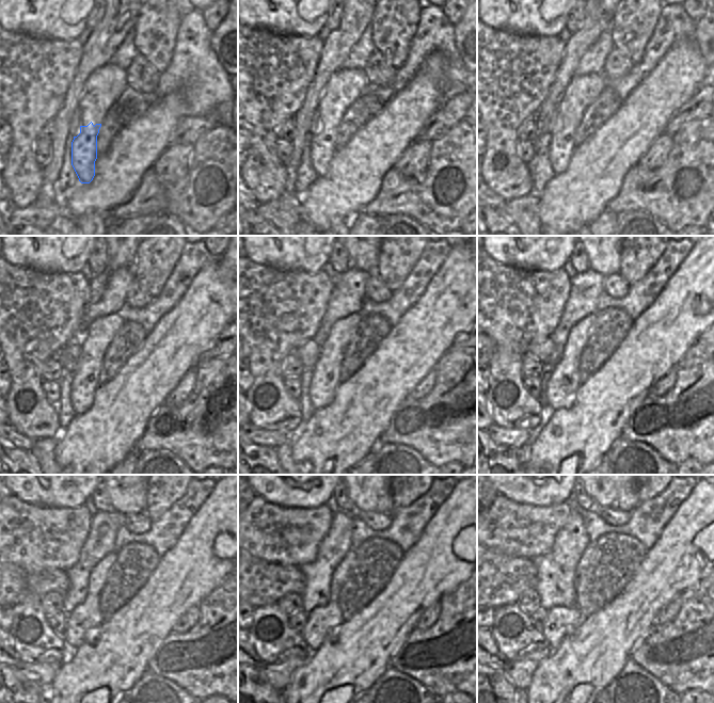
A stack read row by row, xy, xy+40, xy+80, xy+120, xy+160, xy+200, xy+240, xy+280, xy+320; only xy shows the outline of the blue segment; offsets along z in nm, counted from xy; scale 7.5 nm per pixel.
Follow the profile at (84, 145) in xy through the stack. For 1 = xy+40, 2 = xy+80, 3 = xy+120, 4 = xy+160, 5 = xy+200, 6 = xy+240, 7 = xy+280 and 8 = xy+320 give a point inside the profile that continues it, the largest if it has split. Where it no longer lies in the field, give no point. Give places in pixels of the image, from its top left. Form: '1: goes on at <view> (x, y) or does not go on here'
1: goes on at xy+40 (322, 146)
2: goes on at xy+80 (561, 147)
3: goes on at xy+120 (83, 387)
4: goes on at xy+160 (324, 381)
5: goes on at xy+200 (564, 381)
6: goes on at xy+240 (84, 617)
7: goes on at xy+280 (320, 621)
8: goes on at xy+320 (559, 621)

